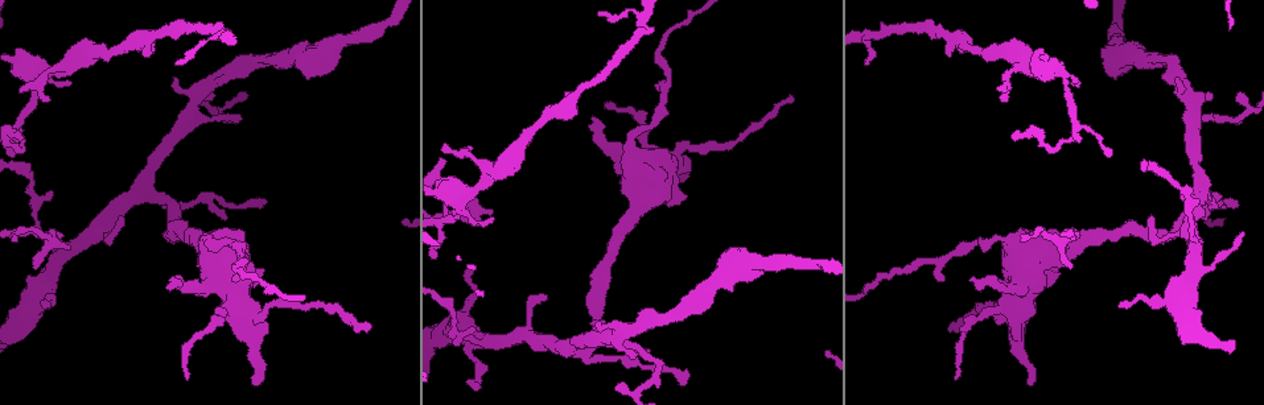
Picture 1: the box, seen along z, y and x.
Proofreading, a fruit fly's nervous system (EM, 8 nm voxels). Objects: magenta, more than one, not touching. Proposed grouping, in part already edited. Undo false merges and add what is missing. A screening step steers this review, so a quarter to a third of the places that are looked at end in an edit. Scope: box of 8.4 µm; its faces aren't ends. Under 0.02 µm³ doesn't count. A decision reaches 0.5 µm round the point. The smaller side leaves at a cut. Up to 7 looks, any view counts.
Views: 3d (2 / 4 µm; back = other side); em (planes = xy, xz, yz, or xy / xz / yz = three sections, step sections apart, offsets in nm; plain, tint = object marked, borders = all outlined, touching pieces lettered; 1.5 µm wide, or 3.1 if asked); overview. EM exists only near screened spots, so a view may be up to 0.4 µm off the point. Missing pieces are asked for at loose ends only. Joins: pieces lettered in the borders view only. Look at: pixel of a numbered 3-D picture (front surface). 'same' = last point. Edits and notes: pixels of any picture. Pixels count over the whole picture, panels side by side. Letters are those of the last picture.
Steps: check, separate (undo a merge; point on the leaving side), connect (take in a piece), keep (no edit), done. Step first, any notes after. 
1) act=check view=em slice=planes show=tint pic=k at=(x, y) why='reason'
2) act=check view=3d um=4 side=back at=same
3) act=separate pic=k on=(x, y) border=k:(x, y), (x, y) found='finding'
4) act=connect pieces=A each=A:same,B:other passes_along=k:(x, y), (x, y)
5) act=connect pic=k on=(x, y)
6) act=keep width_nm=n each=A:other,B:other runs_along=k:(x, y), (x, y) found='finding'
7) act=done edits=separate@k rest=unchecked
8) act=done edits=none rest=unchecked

act=check view=em slice=xy step=4 show=borders pic=1 at=(684, 198) why='an open end'

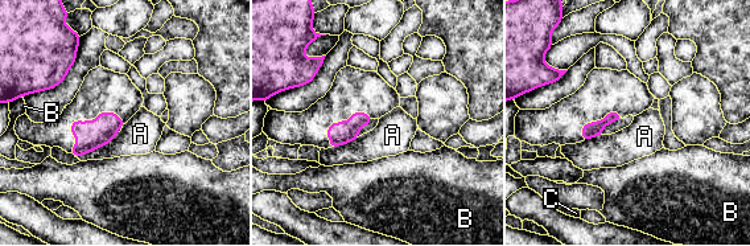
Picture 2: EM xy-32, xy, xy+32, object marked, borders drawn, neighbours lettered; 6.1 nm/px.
act=keep each=A:other,B:other,C:other border=2:(119, 132), (108, 143), (75, 156) found='none of them fits'

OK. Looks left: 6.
act=check view=3d um=4 side=back pic=1 at=(69, 80) why='an open end'

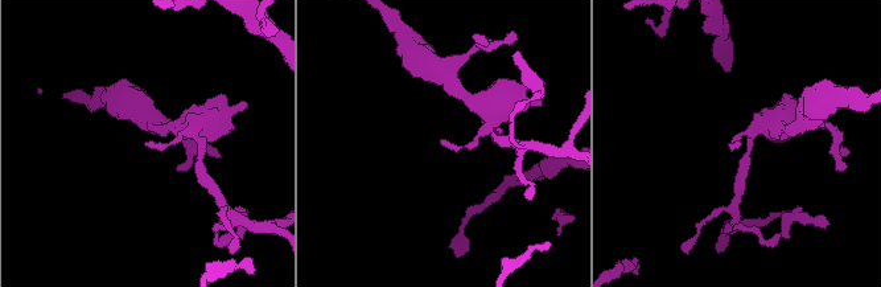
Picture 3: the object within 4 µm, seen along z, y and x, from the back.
act=check view=em um=3.1 slice=planes show=borders pic=3 at=(443, 140)

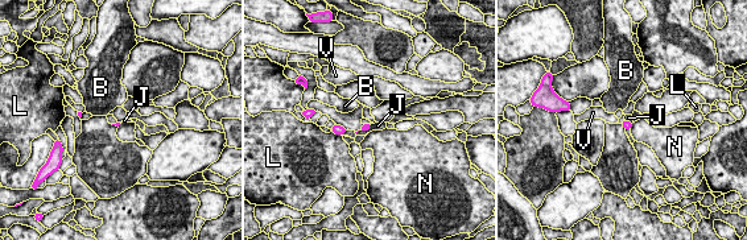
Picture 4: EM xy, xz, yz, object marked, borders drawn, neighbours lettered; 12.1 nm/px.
act=keep each=B:other,J:other,L:other,N:other,V:other border=4:(371, 124), (357, 133) found='none of them fits'

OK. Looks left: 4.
act=check view=3d um=2 pic=1 at=(46, 302) why='an open end'

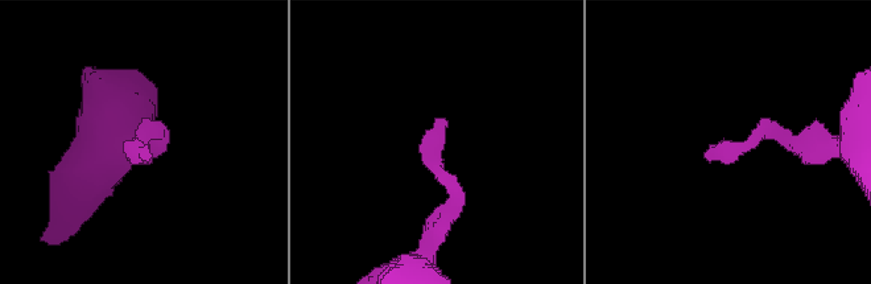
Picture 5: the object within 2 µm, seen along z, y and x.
act=check view=em slice=planes show=borders pic=5 at=(438, 121)

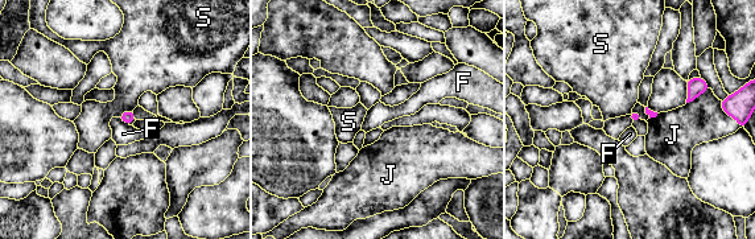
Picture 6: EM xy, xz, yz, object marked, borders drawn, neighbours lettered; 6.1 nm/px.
act=keep each=F:other,J:other,S:other found='none of them fits'

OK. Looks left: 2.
act=done edits=none rest=unchecked

